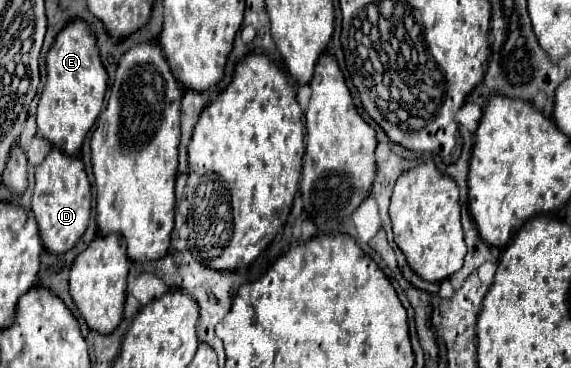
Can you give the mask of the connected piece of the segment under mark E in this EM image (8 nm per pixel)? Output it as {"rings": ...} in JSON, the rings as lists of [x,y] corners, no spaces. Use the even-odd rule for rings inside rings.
{"rings":[[[74,21],[62,33],[58,33],[48,57],[46,57],[46,85],[40,95],[36,125],[38,135],[46,137],[58,151],[76,155],[82,147],[86,133],[92,129],[96,117],[102,111],[108,75],[96,49],[96,37],[90,33],[84,21]]]}

